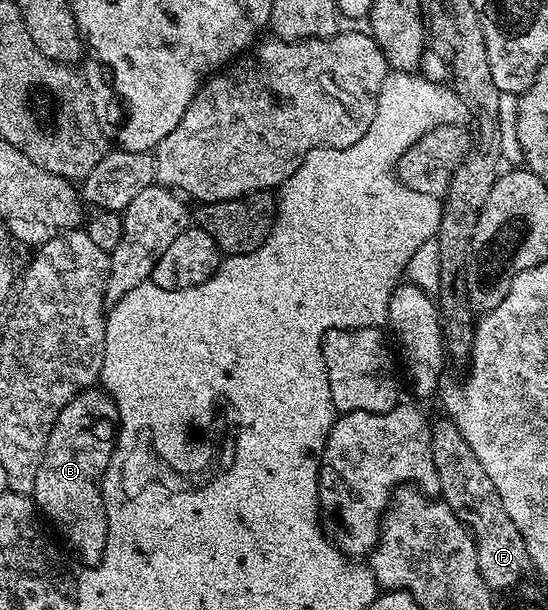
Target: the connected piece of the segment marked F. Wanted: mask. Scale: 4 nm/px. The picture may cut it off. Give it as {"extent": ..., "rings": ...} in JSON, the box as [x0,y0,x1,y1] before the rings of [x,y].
{"extent":[432,418,530,590],"rings":[[[447,418],[433,419],[432,453],[434,454],[434,470],[440,483],[439,495],[444,503],[454,510],[454,514],[472,533],[478,550],[478,570],[493,590],[512,588],[527,572],[530,572],[530,561],[526,542],[510,522],[510,514],[506,514],[506,506],[502,506],[502,498],[498,498],[498,490],[494,490],[494,482],[482,470],[482,462],[474,458],[474,450],[470,450],[470,442],[462,438],[458,426]]]}

